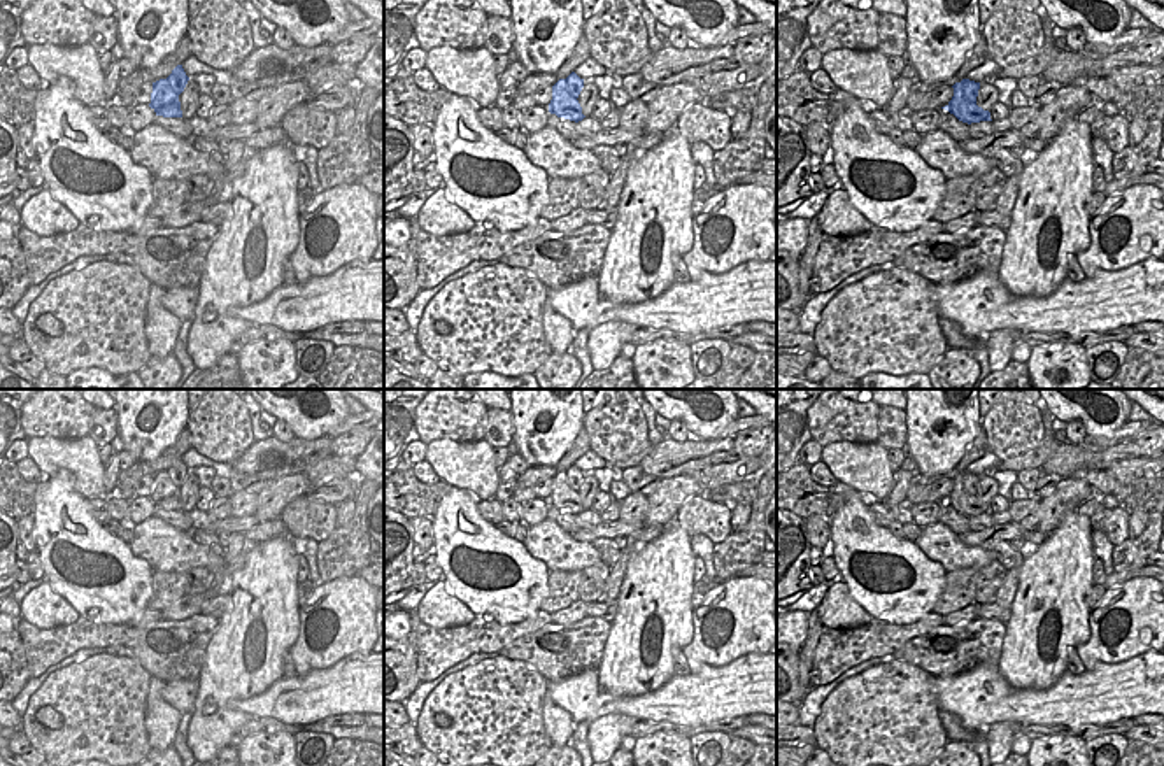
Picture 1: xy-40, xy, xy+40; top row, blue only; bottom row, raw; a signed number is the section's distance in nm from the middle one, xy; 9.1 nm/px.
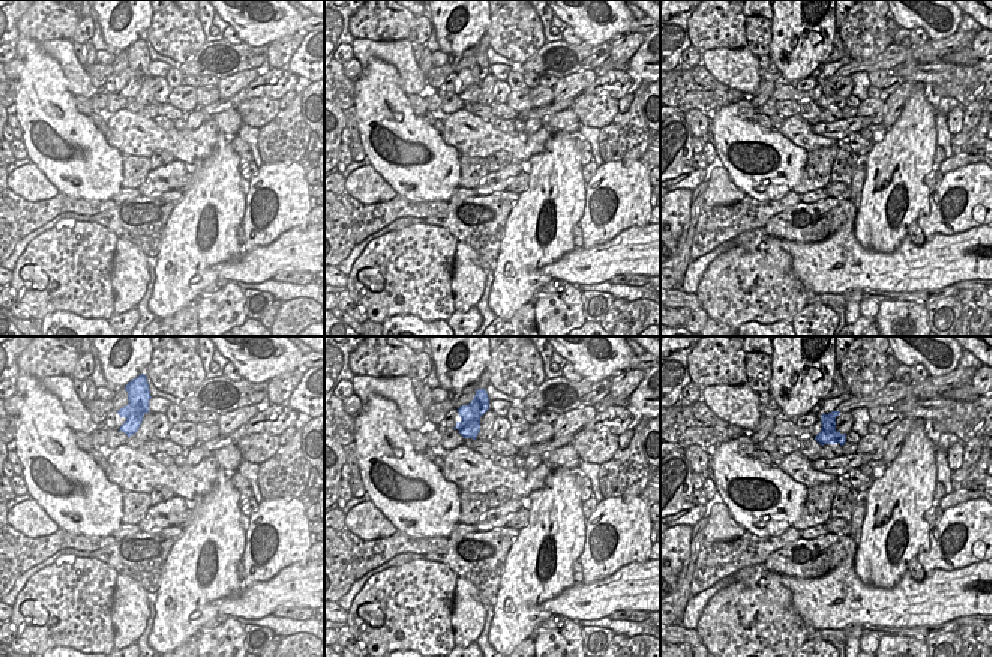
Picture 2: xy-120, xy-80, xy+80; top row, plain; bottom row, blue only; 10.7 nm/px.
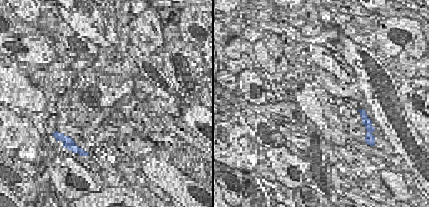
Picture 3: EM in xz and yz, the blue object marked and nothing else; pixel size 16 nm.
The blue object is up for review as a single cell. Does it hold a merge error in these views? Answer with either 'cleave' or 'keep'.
keep

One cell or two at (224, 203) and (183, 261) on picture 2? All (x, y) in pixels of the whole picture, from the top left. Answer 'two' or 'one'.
one

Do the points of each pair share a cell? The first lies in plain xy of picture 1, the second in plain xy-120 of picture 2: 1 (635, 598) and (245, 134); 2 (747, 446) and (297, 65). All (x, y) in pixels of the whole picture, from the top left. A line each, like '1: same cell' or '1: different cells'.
1: different cells
2: different cells

